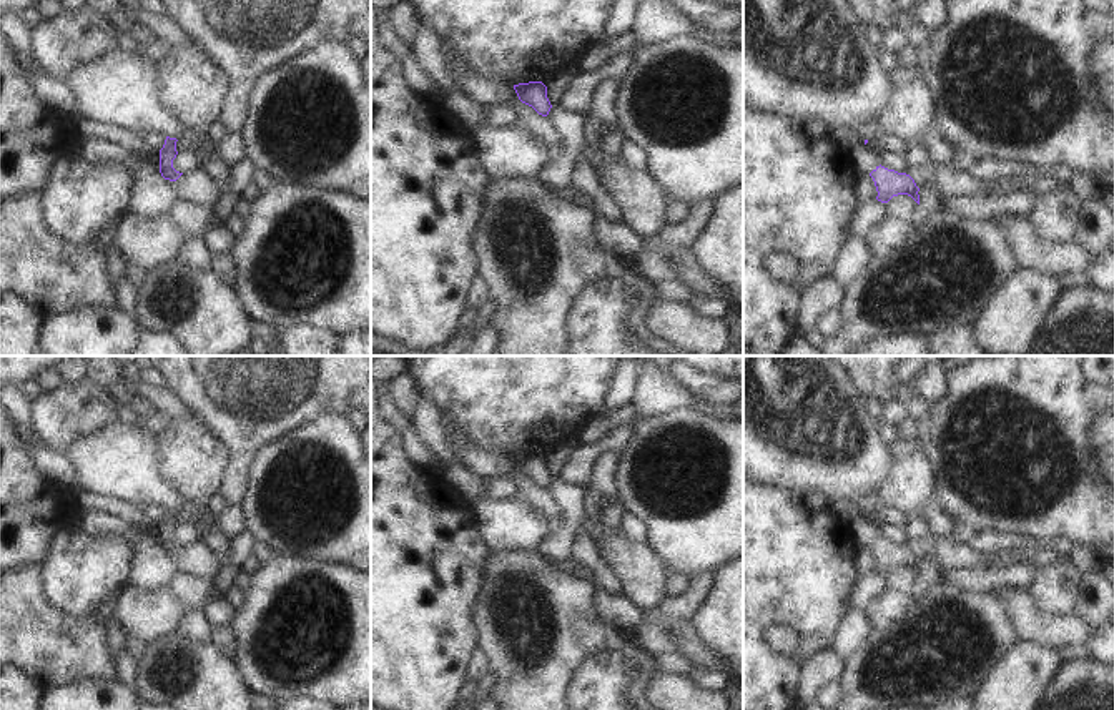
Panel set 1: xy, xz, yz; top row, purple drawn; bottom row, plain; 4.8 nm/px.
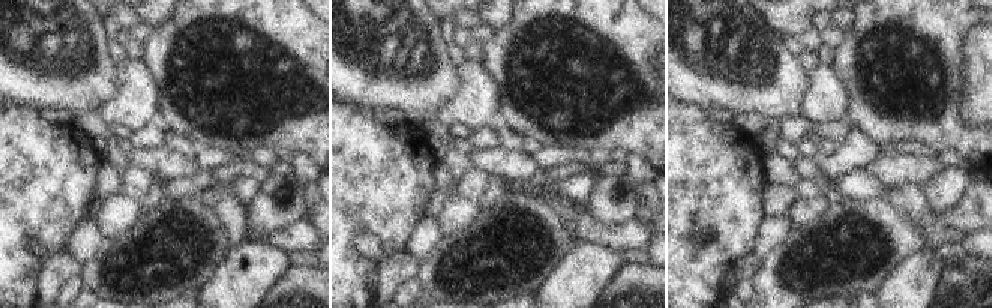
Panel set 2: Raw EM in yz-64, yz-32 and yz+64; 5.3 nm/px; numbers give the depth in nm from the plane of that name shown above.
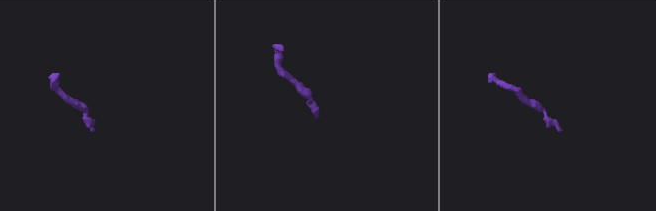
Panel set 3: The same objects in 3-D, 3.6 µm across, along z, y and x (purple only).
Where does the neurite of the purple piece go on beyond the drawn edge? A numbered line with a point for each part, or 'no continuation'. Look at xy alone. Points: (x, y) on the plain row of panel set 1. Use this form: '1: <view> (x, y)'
no continuation

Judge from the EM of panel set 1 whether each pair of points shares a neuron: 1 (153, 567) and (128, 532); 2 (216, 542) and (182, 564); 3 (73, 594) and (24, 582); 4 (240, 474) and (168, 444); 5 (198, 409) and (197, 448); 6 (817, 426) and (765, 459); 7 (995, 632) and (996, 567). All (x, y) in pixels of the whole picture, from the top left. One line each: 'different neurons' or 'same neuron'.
1: same neuron
2: different neurons
3: different neurons
4: different neurons
5: different neurons
6: same neuron
7: different neurons

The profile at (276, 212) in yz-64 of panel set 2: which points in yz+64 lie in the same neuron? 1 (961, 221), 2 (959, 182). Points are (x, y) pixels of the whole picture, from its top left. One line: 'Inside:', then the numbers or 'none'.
Inside: 2

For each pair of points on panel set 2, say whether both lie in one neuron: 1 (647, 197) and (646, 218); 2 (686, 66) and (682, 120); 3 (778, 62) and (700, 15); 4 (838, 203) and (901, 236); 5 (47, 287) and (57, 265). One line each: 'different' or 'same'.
1: same
2: different
3: same
4: same
5: same

